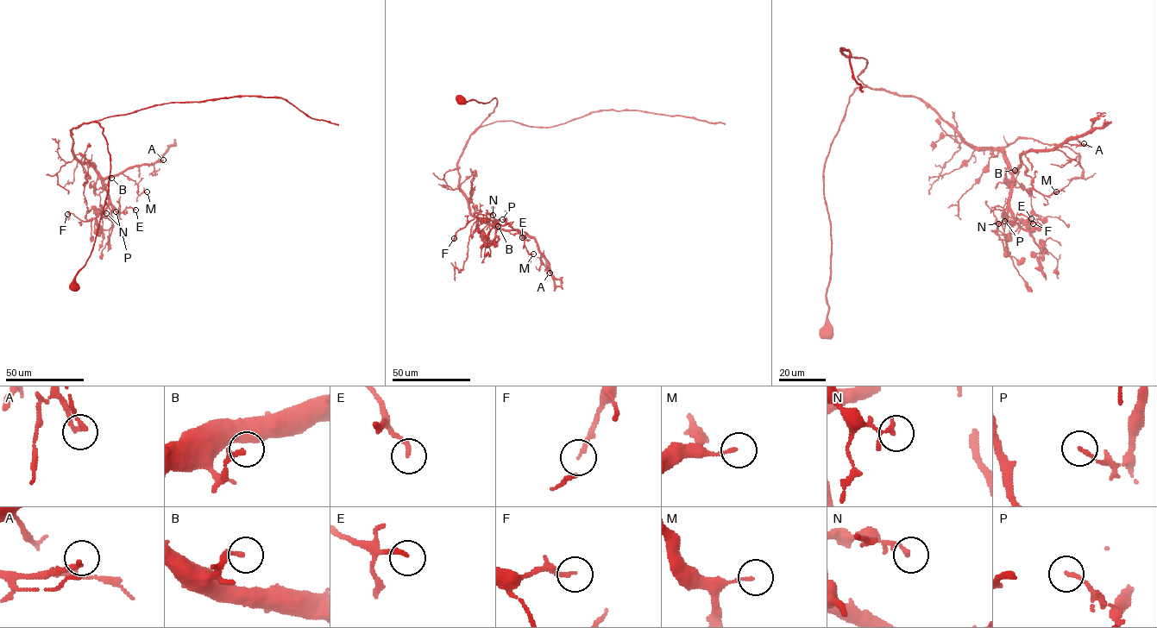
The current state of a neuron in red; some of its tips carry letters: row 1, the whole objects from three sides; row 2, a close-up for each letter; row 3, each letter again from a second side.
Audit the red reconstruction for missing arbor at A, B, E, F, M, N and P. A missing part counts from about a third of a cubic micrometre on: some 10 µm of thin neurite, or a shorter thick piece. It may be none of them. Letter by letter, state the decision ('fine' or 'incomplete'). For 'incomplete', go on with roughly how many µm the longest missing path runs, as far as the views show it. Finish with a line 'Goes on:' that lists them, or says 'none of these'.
A: fine
B: incomplete; about 10 µm are missing
E: fine
F: fine
M: fine
N: fine
P: fine
Goes on: B

